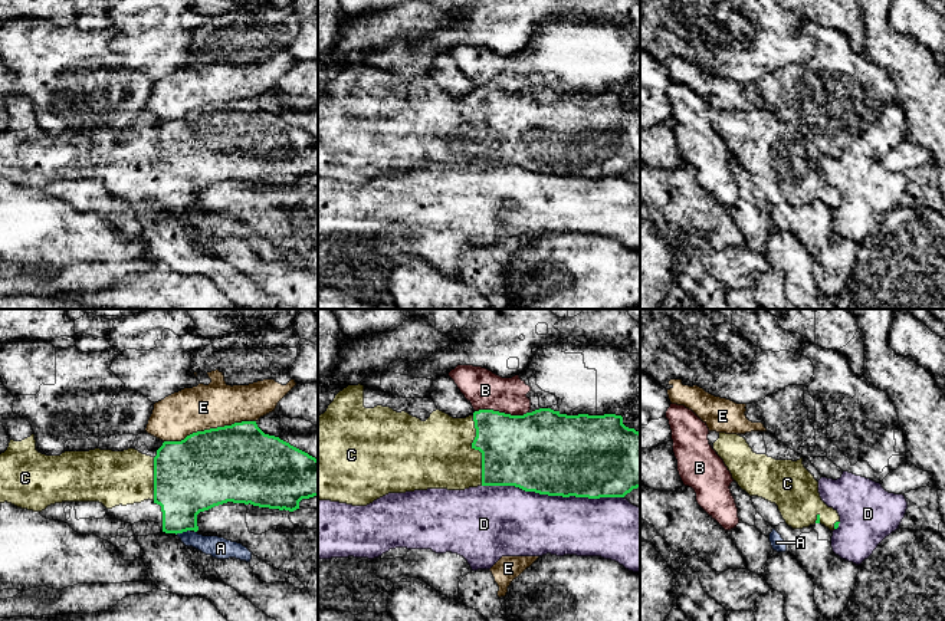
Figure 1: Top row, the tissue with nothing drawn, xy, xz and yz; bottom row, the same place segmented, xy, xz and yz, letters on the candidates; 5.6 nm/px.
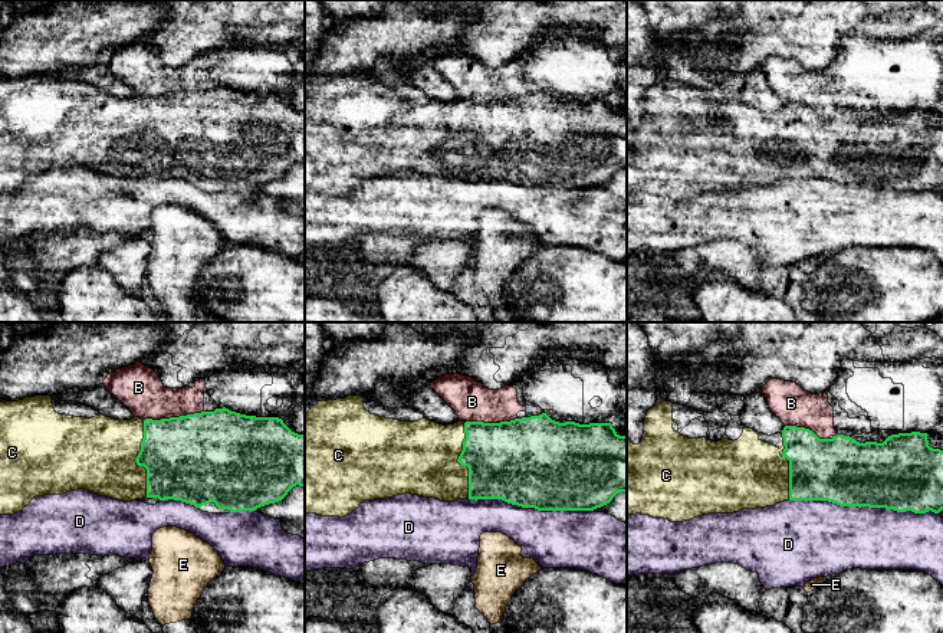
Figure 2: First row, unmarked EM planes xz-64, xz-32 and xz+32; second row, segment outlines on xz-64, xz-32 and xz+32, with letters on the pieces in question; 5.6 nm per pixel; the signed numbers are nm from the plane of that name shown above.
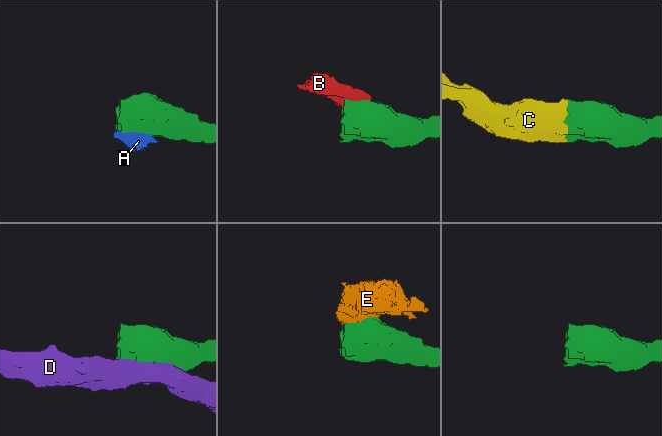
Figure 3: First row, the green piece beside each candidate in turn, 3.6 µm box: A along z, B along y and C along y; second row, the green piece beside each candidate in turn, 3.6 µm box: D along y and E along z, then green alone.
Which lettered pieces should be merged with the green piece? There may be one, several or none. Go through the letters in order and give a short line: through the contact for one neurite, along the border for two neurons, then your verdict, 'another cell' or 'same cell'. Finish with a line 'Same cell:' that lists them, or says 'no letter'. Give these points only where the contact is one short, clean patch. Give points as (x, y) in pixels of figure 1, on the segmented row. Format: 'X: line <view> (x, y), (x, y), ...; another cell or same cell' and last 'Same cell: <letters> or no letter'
A: another cell
B: another cell
C: same cell
D: another cell
E: another cell
Same cell: C

